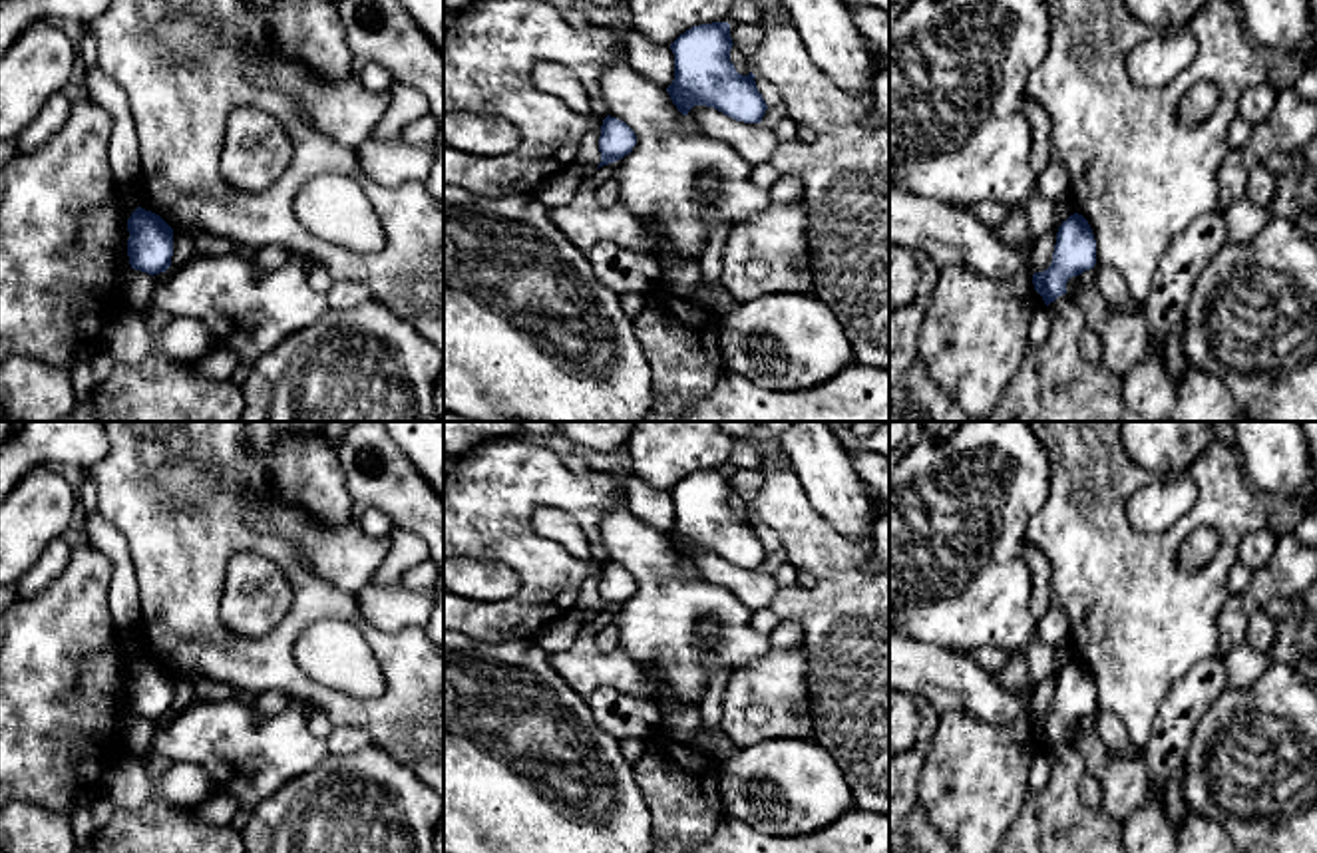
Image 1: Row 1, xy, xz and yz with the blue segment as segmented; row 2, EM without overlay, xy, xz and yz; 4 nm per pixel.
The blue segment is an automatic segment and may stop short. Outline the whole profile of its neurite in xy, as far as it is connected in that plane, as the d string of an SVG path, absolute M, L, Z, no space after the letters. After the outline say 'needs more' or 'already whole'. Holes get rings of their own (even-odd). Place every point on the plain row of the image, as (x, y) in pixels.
M137 652L127 664L127 702L135 716L165 718L173 702L173 674L155 658Z; already whole

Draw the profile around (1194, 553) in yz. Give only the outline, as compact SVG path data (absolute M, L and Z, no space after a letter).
M1210 527L1196 529L1182 545L1176 563L1182 571L1204 569L1218 549L1218 535Z

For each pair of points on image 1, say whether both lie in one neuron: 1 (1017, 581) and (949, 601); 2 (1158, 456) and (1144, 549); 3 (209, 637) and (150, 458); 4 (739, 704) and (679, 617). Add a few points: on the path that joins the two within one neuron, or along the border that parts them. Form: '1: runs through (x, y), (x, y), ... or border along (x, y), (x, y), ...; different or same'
1: runs through (1001, 581), (965, 587); same
2: border along (1121, 442), (1125, 452), (1152, 474); different
3: runs through (182, 593), (182, 511), (178, 502); same
4: border along (772, 647), (760, 659), (735, 669); different

